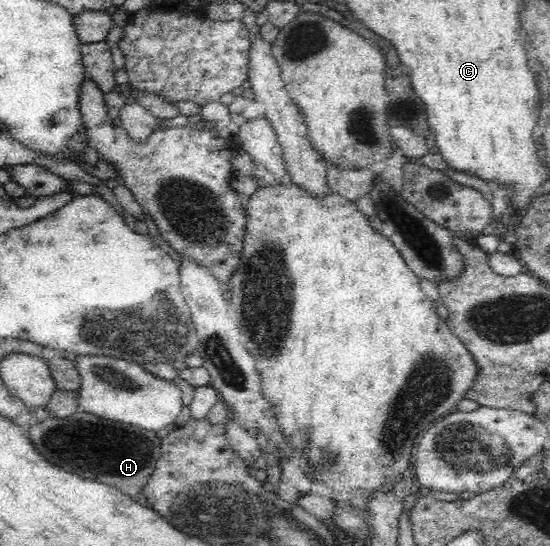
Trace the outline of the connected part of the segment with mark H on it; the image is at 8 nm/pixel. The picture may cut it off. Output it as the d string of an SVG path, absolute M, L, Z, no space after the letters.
M82 411L66 419L46 418L28 428L26 435L48 463L68 473L116 487L130 497L141 493L161 456L160 440L154 432Z

